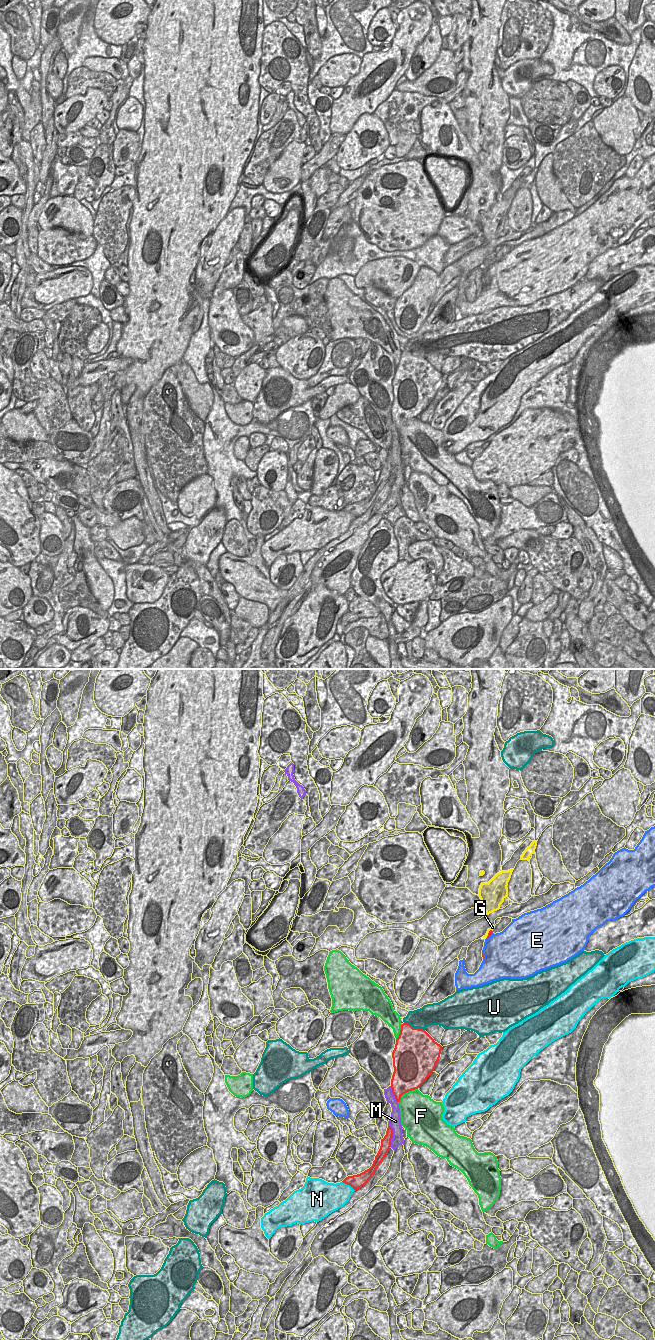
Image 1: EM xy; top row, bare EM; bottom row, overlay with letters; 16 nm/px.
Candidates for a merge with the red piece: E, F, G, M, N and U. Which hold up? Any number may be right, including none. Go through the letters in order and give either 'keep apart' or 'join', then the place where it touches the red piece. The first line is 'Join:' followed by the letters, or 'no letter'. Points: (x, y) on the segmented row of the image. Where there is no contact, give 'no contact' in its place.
Join: G
E: keep apart; meets red in xy at (482, 954)
F: keep apart; meets red in xy at (406, 1092)
G: join; meets red in xy at (488, 934)
M: keep apart; meets red in xy at (392, 1136)
N: keep apart; meets red in xy at (348, 1184)
U: keep apart; meets red in xy at (414, 1028)

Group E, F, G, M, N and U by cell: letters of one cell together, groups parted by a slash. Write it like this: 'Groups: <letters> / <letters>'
Groups: E / F / G / M / N / U

